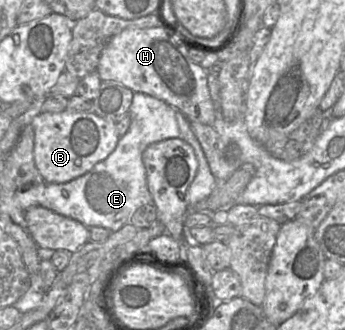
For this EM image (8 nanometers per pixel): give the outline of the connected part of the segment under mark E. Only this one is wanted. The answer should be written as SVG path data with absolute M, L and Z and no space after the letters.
M134 92L133 98L132 98L132 103L129 108L129 115L130 115L130 127L129 127L128 131L123 136L121 136L119 138L116 148L113 150L113 152L111 152L111 154L106 159L98 162L89 172L87 172L86 174L84 174L72 181L69 181L66 183L61 183L61 184L43 182L40 185L38 185L36 187L36 203L37 203L37 205L48 208L48 209L50 209L58 214L61 214L65 217L77 220L77 221L81 222L82 224L84 224L86 227L98 226L98 227L107 228L111 232L116 232L119 229L121 229L125 224L129 223L129 219L130 219L131 215L139 207L146 205L146 204L153 204L153 198L152 198L152 195L149 192L148 186L147 186L146 170L145 170L145 166L144 166L144 163L142 160L142 154L143 154L144 150L149 145L159 142L159 141L162 141L162 140L171 139L171 138L181 138L184 141L186 141L193 148L194 153L197 158L197 161L198 161L198 169L197 169L196 176L195 176L194 180L192 181L192 183L190 184L190 186L186 192L186 195L185 195L185 201L188 204L188 212L189 212L189 207L194 206L195 204L204 200L212 193L212 191L214 190L214 188L217 185L217 179L211 173L211 170L209 168L209 165L208 165L208 162L204 155L204 152L203 152L197 138L195 137L193 131L191 130L190 121L180 111L178 111L177 109L173 108L172 106L168 105L166 102L164 102L158 98L155 98L153 96L150 96L150 95L141 93L141 92Z

